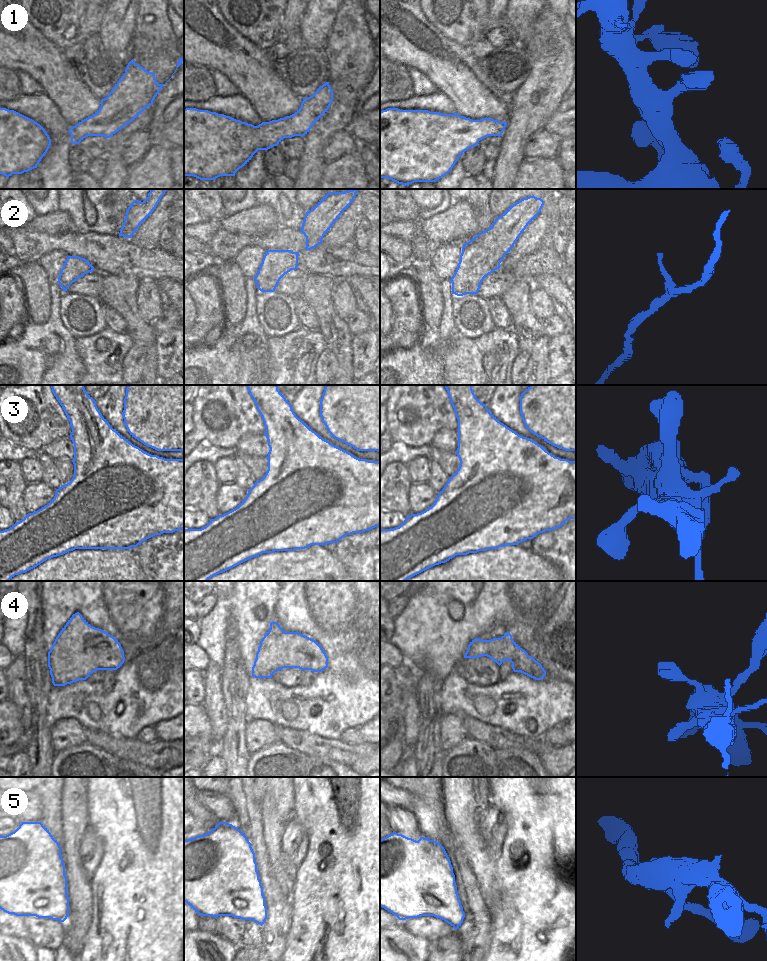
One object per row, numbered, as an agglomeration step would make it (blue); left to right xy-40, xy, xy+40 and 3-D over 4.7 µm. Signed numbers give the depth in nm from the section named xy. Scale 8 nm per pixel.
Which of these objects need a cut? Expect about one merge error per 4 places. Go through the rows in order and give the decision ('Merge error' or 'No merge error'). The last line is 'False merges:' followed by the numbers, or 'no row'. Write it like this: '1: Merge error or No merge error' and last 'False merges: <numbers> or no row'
1: No merge error
2: No merge error
3: No merge error
4: No merge error
5: No merge error
False merges: no row.

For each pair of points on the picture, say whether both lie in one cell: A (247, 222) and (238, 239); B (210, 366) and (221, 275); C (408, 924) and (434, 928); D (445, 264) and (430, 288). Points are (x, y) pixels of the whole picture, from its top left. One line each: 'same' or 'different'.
A: different
B: different
C: same
D: different

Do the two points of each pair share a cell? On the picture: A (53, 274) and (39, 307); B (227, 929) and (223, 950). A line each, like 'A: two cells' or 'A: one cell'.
A: two cells
B: two cells

